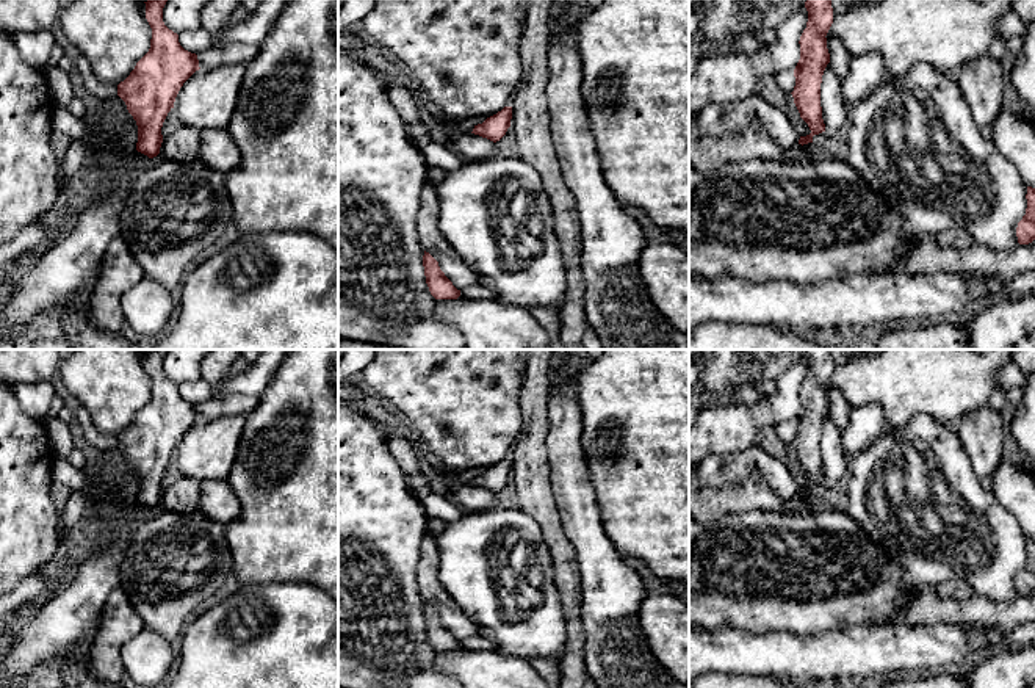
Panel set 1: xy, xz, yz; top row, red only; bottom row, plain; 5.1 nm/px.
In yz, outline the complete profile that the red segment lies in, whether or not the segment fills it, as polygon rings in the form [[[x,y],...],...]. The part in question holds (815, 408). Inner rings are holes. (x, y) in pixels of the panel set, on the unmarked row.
[[[806,349],[806,379],[800,387],[800,411],[794,420],[795,437],[791,444],[800,469],[808,475],[811,484],[800,487],[799,495],[813,494],[813,487],[825,483],[820,458],[822,426],[830,414],[827,384],[833,375],[830,349]]]

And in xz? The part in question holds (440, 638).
[[[426,602],[423,607],[423,617],[426,635],[435,650],[457,650],[460,647],[460,641],[453,636],[453,633],[440,621],[438,613]]]

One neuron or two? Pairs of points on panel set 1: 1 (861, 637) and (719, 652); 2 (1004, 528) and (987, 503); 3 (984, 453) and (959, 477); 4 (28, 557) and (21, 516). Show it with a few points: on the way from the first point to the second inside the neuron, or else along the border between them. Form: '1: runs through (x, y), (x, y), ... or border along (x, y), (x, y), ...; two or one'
1: runs through (825, 654), (755, 654); one
2: runs through (998, 522), (987, 510); one
3: border along (955, 431), (968, 463), (979, 480); two
4: runs through (21, 547), (21, 525); one

